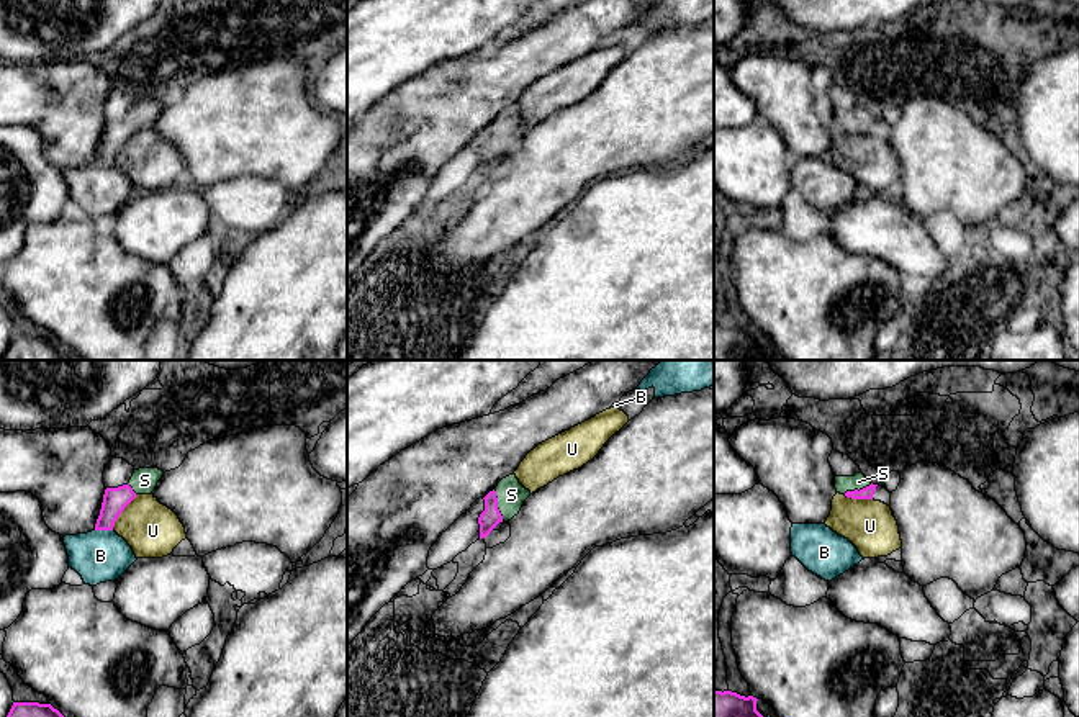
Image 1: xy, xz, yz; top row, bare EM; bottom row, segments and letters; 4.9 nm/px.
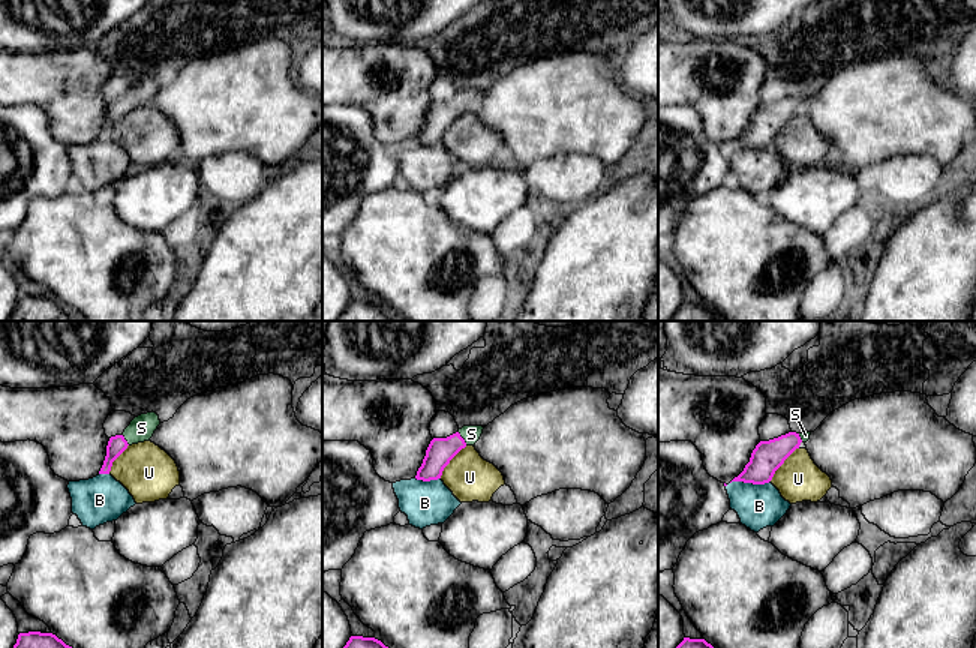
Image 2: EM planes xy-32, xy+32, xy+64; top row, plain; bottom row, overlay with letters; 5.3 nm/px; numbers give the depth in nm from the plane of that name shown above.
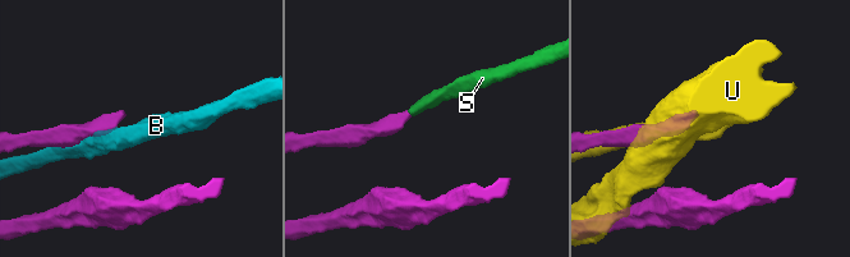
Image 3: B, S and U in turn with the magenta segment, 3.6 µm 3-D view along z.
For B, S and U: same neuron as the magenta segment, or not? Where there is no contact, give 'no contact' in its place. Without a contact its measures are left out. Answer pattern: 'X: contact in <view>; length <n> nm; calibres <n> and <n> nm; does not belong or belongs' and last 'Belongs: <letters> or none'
B: contact in xy; length 90 nm; calibres 120 and 260 nm; does not belong
S: contact in xz; length 160 nm; calibres 100 and 140 nm; belongs
U: contact in xy; length 220 nm; calibres 120 and 280 nm; does not belong
Belongs: S

